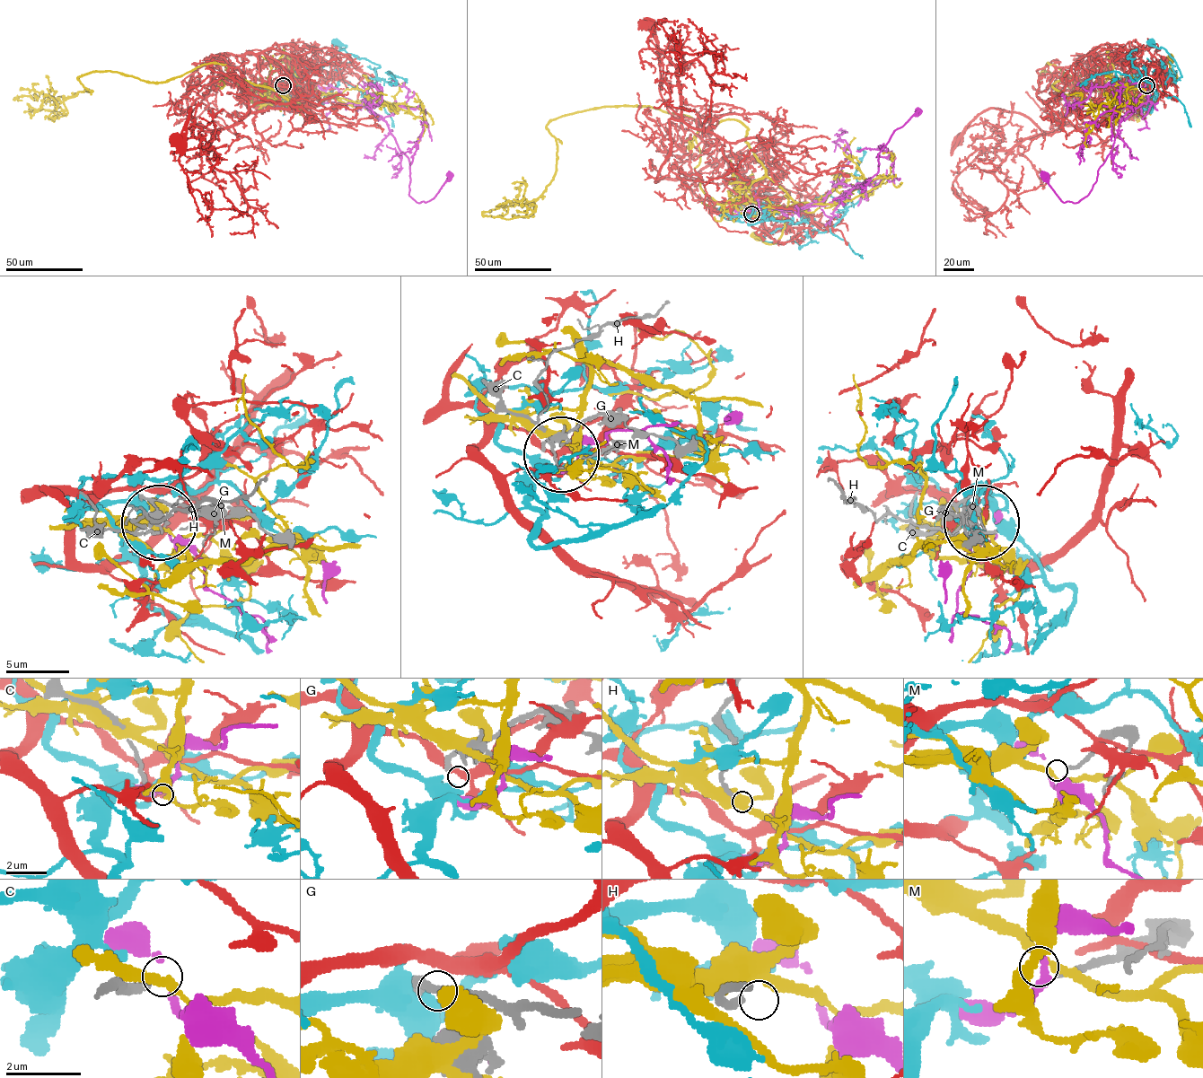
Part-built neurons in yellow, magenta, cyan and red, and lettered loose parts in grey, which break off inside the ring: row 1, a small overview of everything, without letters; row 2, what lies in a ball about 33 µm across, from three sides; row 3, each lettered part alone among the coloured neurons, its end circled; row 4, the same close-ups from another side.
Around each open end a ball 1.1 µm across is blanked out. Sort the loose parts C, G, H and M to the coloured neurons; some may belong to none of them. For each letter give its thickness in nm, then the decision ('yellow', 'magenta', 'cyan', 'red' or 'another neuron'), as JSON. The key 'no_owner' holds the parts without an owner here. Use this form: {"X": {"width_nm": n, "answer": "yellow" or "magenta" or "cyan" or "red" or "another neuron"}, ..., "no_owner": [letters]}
{"C": {"width_nm": 200, "answer": "another neuron"}, "G": {"width_nm": 260, "answer": "another neuron"}, "H": {"width_nm": 200, "answer": "another neuron"}, "M": {"width_nm": 160, "answer": "another neuron"}, "no_owner": ["C", "G", "H", "M"]}

